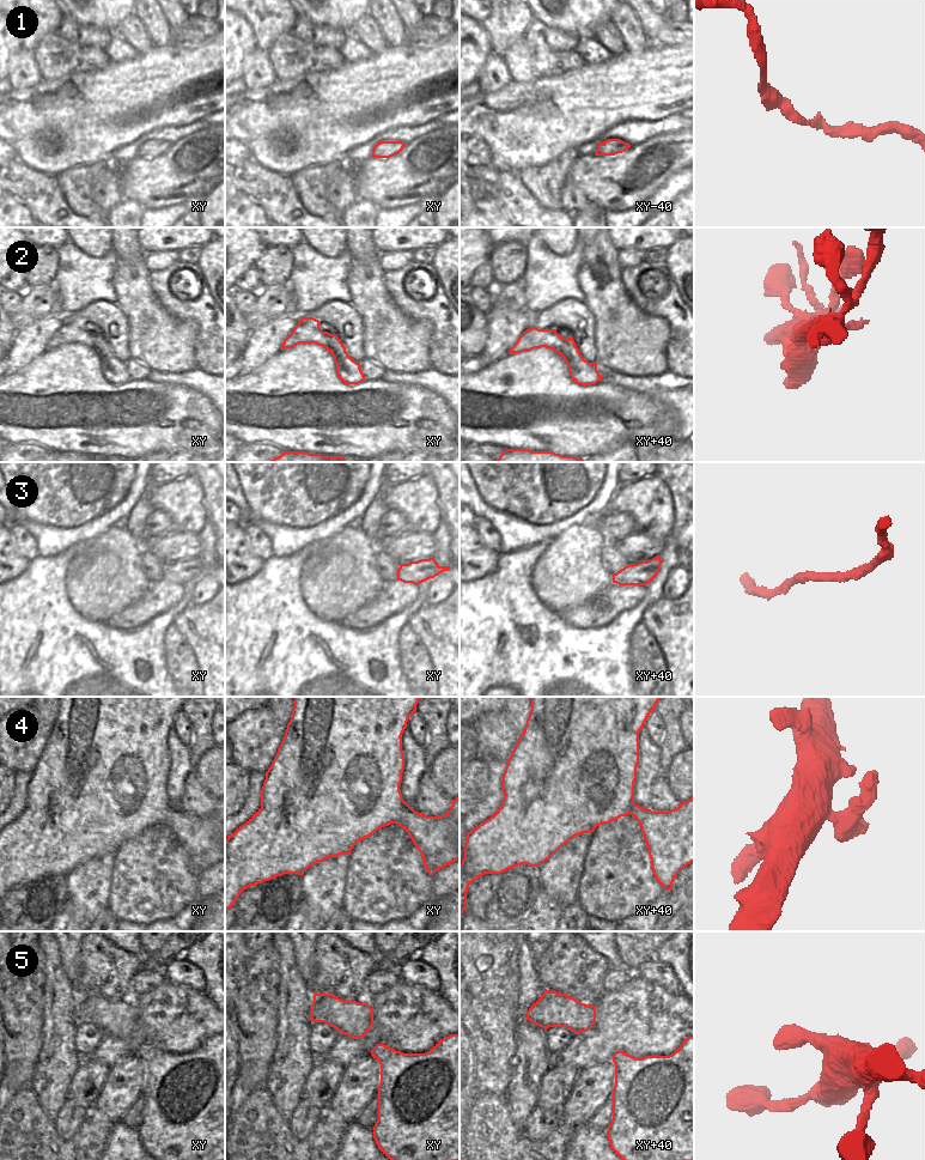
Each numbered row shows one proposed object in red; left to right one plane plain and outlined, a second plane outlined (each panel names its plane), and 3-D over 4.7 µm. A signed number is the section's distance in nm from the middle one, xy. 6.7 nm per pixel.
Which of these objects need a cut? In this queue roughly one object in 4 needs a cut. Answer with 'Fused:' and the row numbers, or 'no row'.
Fused: no row

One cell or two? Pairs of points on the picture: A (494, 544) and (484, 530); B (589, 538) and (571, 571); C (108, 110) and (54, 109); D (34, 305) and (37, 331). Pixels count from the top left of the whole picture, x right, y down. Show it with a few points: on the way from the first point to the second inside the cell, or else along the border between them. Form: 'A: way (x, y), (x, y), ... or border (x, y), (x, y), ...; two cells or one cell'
A: way (492, 540), (487, 534); one cell
B: way (582, 546), (576, 552), (572, 563); one cell
C: way (95, 110), (67, 110); one cell
D: border (50, 313), (17, 331); two cells

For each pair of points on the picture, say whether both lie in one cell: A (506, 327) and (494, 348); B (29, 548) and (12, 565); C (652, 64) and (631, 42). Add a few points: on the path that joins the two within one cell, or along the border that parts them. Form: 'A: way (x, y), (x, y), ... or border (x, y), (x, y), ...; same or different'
A: way (503, 332), (499, 344); same
B: border (12, 535), (16, 550), (28, 562); different
C: border (649, 47), (640, 52), (626, 50); different

